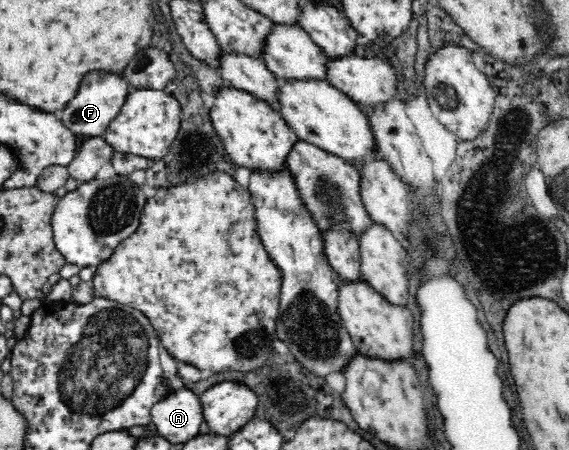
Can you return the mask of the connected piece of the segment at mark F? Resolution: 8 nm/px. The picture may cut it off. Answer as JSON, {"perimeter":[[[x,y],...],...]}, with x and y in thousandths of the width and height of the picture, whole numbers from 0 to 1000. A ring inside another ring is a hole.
{"perimeter":[[[176,160],[155,164],[155,173],[148,173],[148,191],[137,200],[137,213],[116,233],[102,260],[130,298],[158,302],[158,309],[176,304],[207,258],[228,200],[227,182],[216,169]]]}

